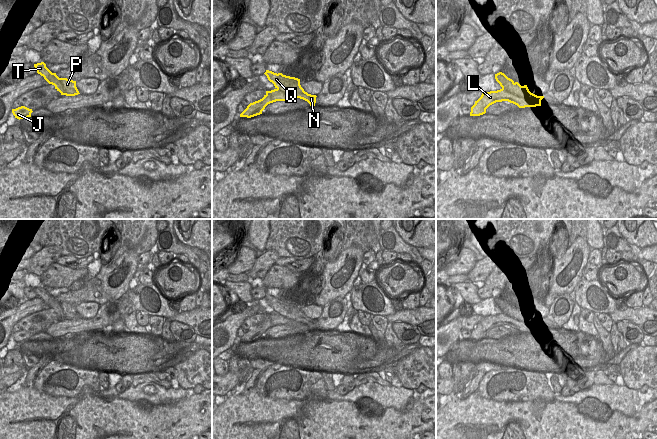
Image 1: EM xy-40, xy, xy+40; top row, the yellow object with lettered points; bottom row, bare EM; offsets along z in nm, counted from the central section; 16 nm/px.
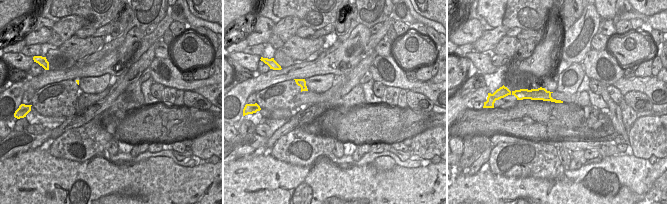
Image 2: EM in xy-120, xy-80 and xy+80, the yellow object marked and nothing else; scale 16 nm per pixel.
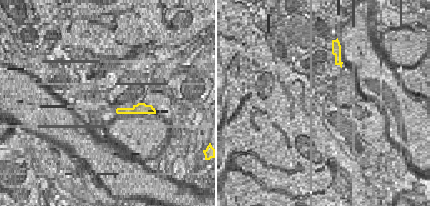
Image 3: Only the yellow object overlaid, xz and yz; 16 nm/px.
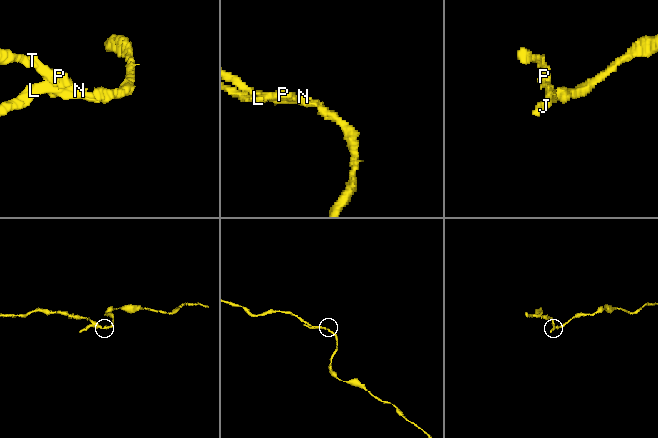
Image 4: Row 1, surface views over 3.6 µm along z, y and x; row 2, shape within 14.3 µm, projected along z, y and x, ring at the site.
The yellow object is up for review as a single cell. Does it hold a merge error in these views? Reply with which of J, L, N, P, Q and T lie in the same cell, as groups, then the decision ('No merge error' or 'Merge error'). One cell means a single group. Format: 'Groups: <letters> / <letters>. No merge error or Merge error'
Groups: J L / N P Q T. Merge error

